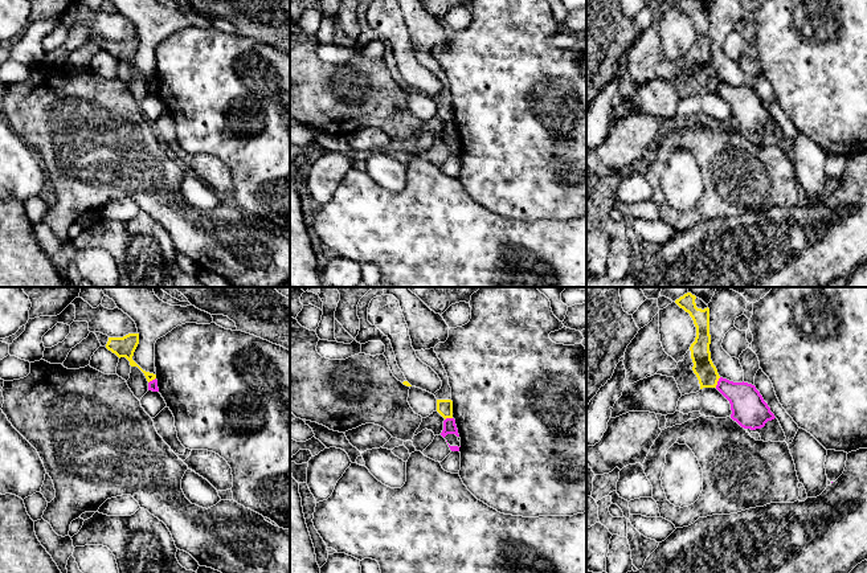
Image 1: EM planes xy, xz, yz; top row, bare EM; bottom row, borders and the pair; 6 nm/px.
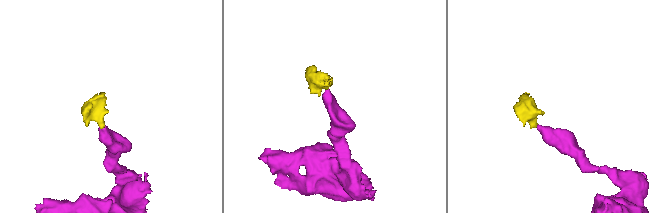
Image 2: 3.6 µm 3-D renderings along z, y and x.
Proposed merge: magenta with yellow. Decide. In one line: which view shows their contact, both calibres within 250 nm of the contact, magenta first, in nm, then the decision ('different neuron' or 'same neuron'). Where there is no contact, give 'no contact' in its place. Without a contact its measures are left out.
contact in yz; calibres 220 and 130 nm; different neuron

